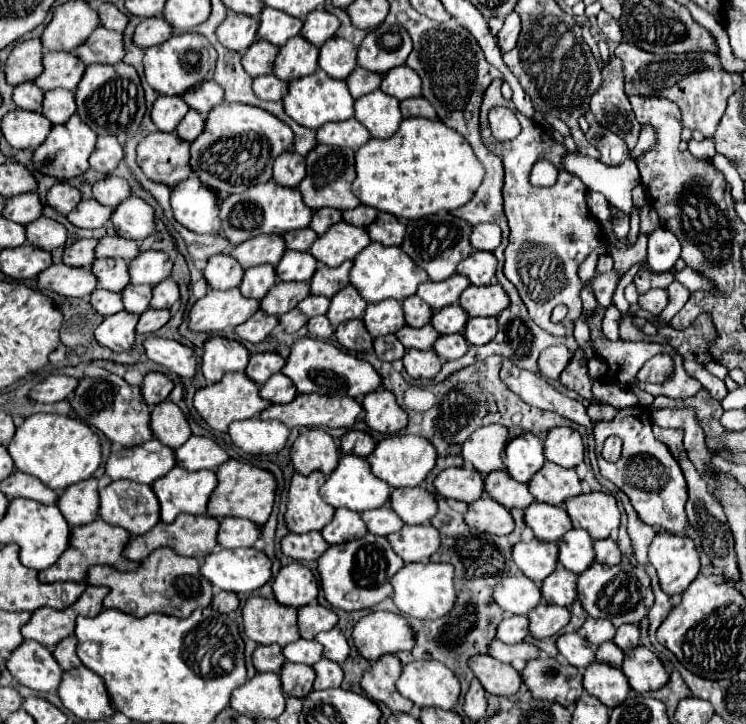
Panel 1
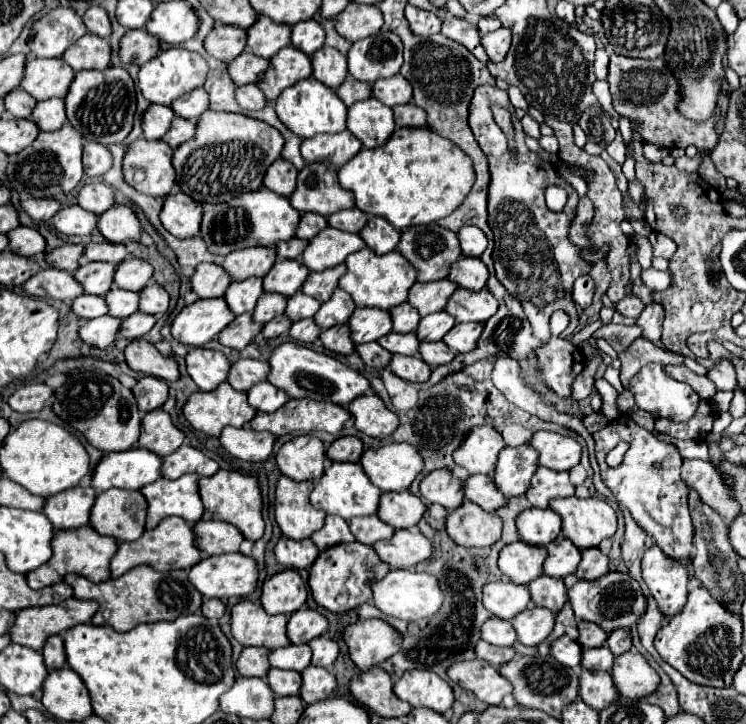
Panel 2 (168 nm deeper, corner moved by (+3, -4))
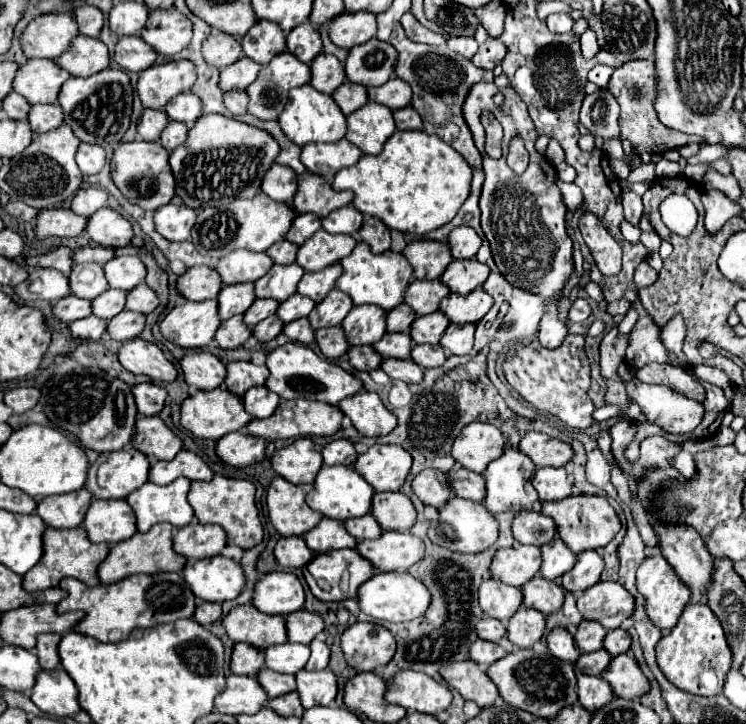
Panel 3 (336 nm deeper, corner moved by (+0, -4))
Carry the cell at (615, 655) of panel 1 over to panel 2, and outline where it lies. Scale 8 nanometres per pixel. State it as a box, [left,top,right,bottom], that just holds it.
[583,646,613,670]

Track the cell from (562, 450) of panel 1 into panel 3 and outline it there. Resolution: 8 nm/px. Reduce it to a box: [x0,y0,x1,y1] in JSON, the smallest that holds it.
[518,432,572,468]

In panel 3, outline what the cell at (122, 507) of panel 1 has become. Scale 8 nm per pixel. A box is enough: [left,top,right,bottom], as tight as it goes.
[82,500,136,546]

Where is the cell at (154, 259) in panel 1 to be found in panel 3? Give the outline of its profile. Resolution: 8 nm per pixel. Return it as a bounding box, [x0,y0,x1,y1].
[104,256,146,292]

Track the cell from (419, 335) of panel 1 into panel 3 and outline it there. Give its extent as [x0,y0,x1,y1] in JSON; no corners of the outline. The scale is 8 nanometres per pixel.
[372,332,412,358]

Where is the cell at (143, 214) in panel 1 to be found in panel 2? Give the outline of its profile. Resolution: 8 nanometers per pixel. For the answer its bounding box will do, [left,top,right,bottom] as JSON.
[97,204,141,244]

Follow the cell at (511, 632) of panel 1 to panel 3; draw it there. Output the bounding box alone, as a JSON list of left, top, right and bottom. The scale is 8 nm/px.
[476,618,506,642]

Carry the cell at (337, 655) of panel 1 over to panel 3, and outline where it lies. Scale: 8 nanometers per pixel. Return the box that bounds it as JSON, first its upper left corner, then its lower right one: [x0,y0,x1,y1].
[306,638,330,670]

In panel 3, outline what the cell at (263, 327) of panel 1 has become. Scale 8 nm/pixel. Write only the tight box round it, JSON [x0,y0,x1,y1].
[214,316,252,350]

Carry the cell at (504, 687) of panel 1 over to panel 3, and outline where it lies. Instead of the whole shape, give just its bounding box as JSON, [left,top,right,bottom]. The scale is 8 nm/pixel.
[440,662,500,708]

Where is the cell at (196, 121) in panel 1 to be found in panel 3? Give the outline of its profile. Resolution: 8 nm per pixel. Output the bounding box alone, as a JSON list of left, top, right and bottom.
[160,122,188,152]

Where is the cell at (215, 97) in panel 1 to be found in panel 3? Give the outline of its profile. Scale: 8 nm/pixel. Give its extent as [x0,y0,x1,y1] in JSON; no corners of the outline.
[164,92,202,126]

